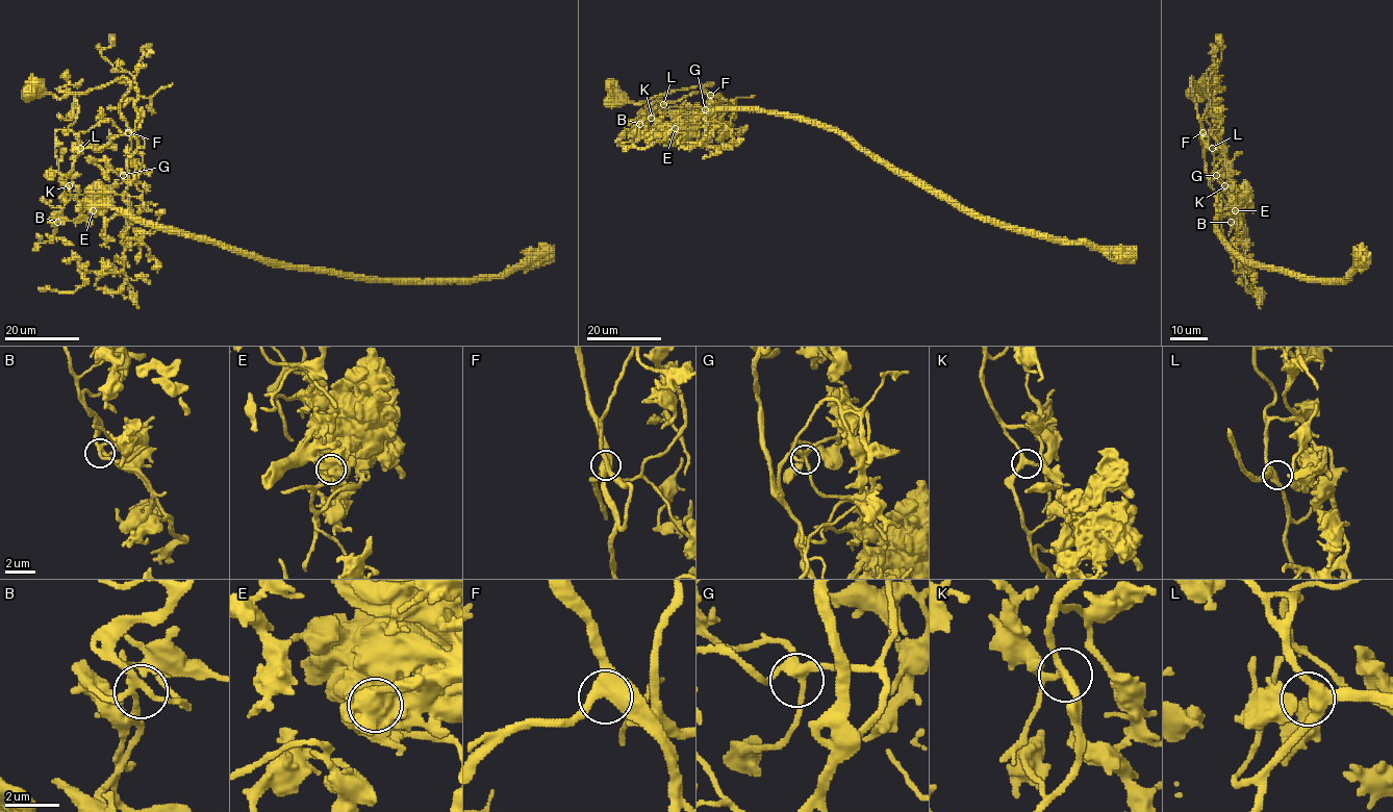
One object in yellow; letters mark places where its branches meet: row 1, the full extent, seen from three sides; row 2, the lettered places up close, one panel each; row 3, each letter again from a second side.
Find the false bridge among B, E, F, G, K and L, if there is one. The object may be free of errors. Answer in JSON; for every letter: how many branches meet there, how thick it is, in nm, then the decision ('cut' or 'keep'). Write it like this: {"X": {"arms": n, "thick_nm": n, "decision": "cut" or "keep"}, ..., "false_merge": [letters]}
{"B": {"arms": 5, "thick_nm": 240, "decision": "keep"}, "E": {"arms": 5, "thick_nm": 750, "decision": "cut"}, "F": {"arms": 3, "thick_nm": 480, "decision": "keep"}, "G": {"arms": 4, "thick_nm": 300, "decision": "keep"}, "K": {"arms": 3, "thick_nm": 240, "decision": "keep"}, "L": {"arms": 3, "thick_nm": 360, "decision": "keep"}, "false_merge": ["E"]}

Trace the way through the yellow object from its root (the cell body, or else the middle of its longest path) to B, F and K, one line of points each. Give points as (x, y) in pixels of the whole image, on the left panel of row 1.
B: (35, 87), (62, 98), (122, 78), (129, 84), (120, 106), (127, 131), (75, 158), (57, 222)
F: (35, 87), (62, 98), (125, 78), (129, 91), (123, 98), (120, 112), (128, 132)
K: (35, 87), (62, 98), (122, 78), (129, 84), (120, 106), (127, 131), (100, 148), (84, 148), (69, 185)

